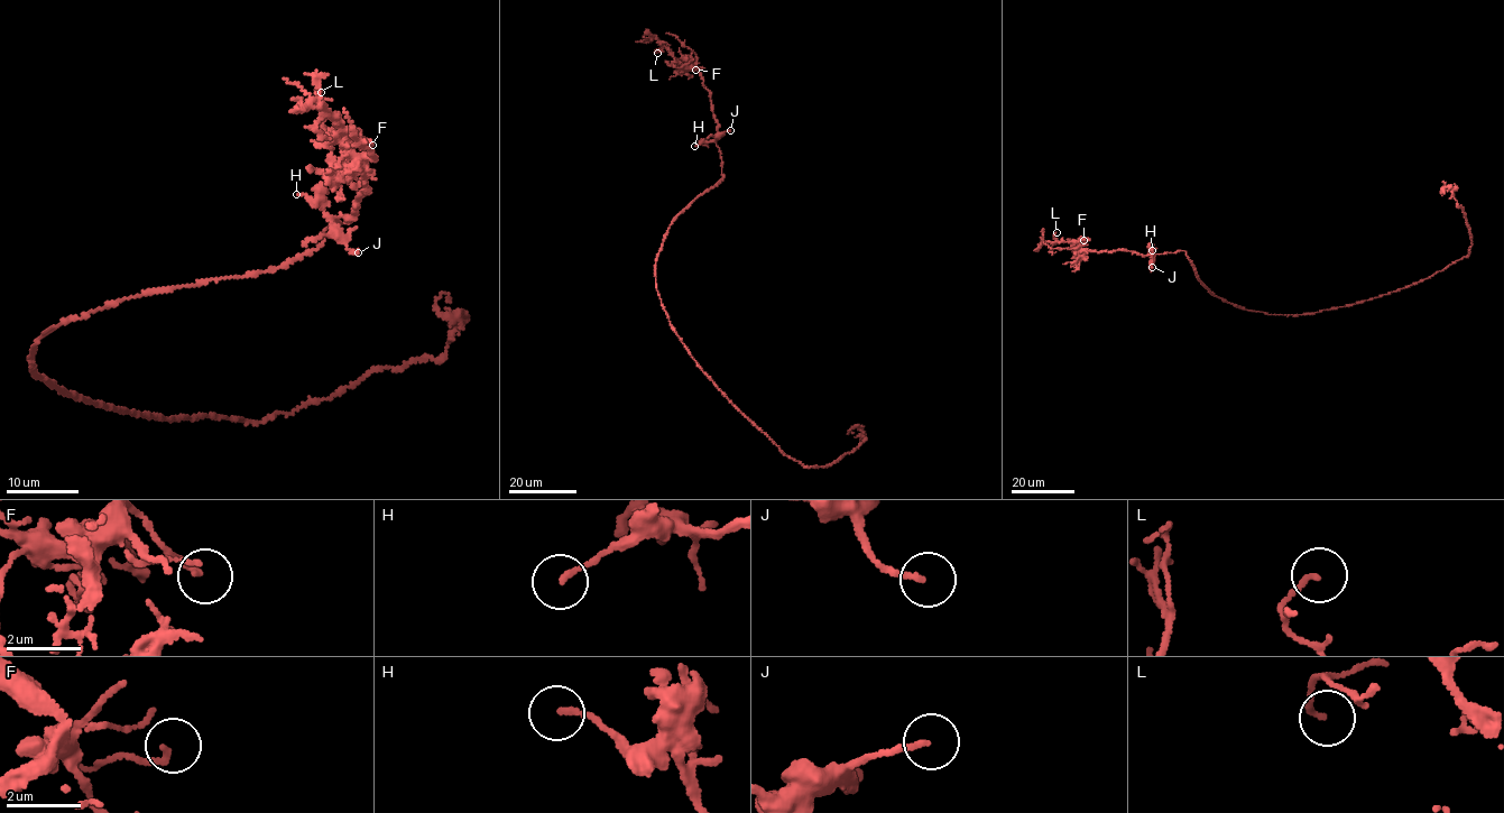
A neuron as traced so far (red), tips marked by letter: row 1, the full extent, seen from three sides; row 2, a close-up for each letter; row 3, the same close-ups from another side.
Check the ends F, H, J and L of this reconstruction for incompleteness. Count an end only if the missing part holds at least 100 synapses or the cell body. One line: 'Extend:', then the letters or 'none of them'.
Extend: none of them

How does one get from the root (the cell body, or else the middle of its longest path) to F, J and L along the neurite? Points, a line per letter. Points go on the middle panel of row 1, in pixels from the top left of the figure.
F: (663, 306), (655, 260), (664, 234), (723, 176), (709, 90), (698, 68), (685, 70), (695, 70)
J: (663, 306), (655, 285), (655, 260), (664, 234), (673, 219), (722, 178), (720, 150), (714, 141), (730, 130)
L: (663, 306), (655, 260), (664, 234), (673, 219), (723, 176), (718, 122), (700, 72), (663, 45), (657, 53)

